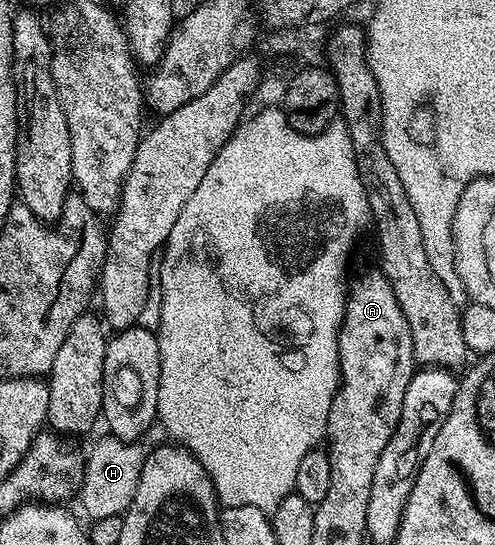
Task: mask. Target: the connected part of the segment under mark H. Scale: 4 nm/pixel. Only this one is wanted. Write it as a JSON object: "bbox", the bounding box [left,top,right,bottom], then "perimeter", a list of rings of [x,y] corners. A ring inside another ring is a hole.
{"bbox":[78,439,145,521],"perimeter":[[[107,439],[108,441],[100,441],[89,452],[86,457],[86,466],[84,468],[84,484],[80,487],[78,494],[78,502],[84,508],[84,513],[88,519],[92,521],[101,521],[107,517],[120,517],[132,504],[133,497],[137,496],[138,487],[141,488],[142,482],[140,472],[144,466],[145,450],[140,450],[139,444],[131,441],[117,441],[115,439]]]}

